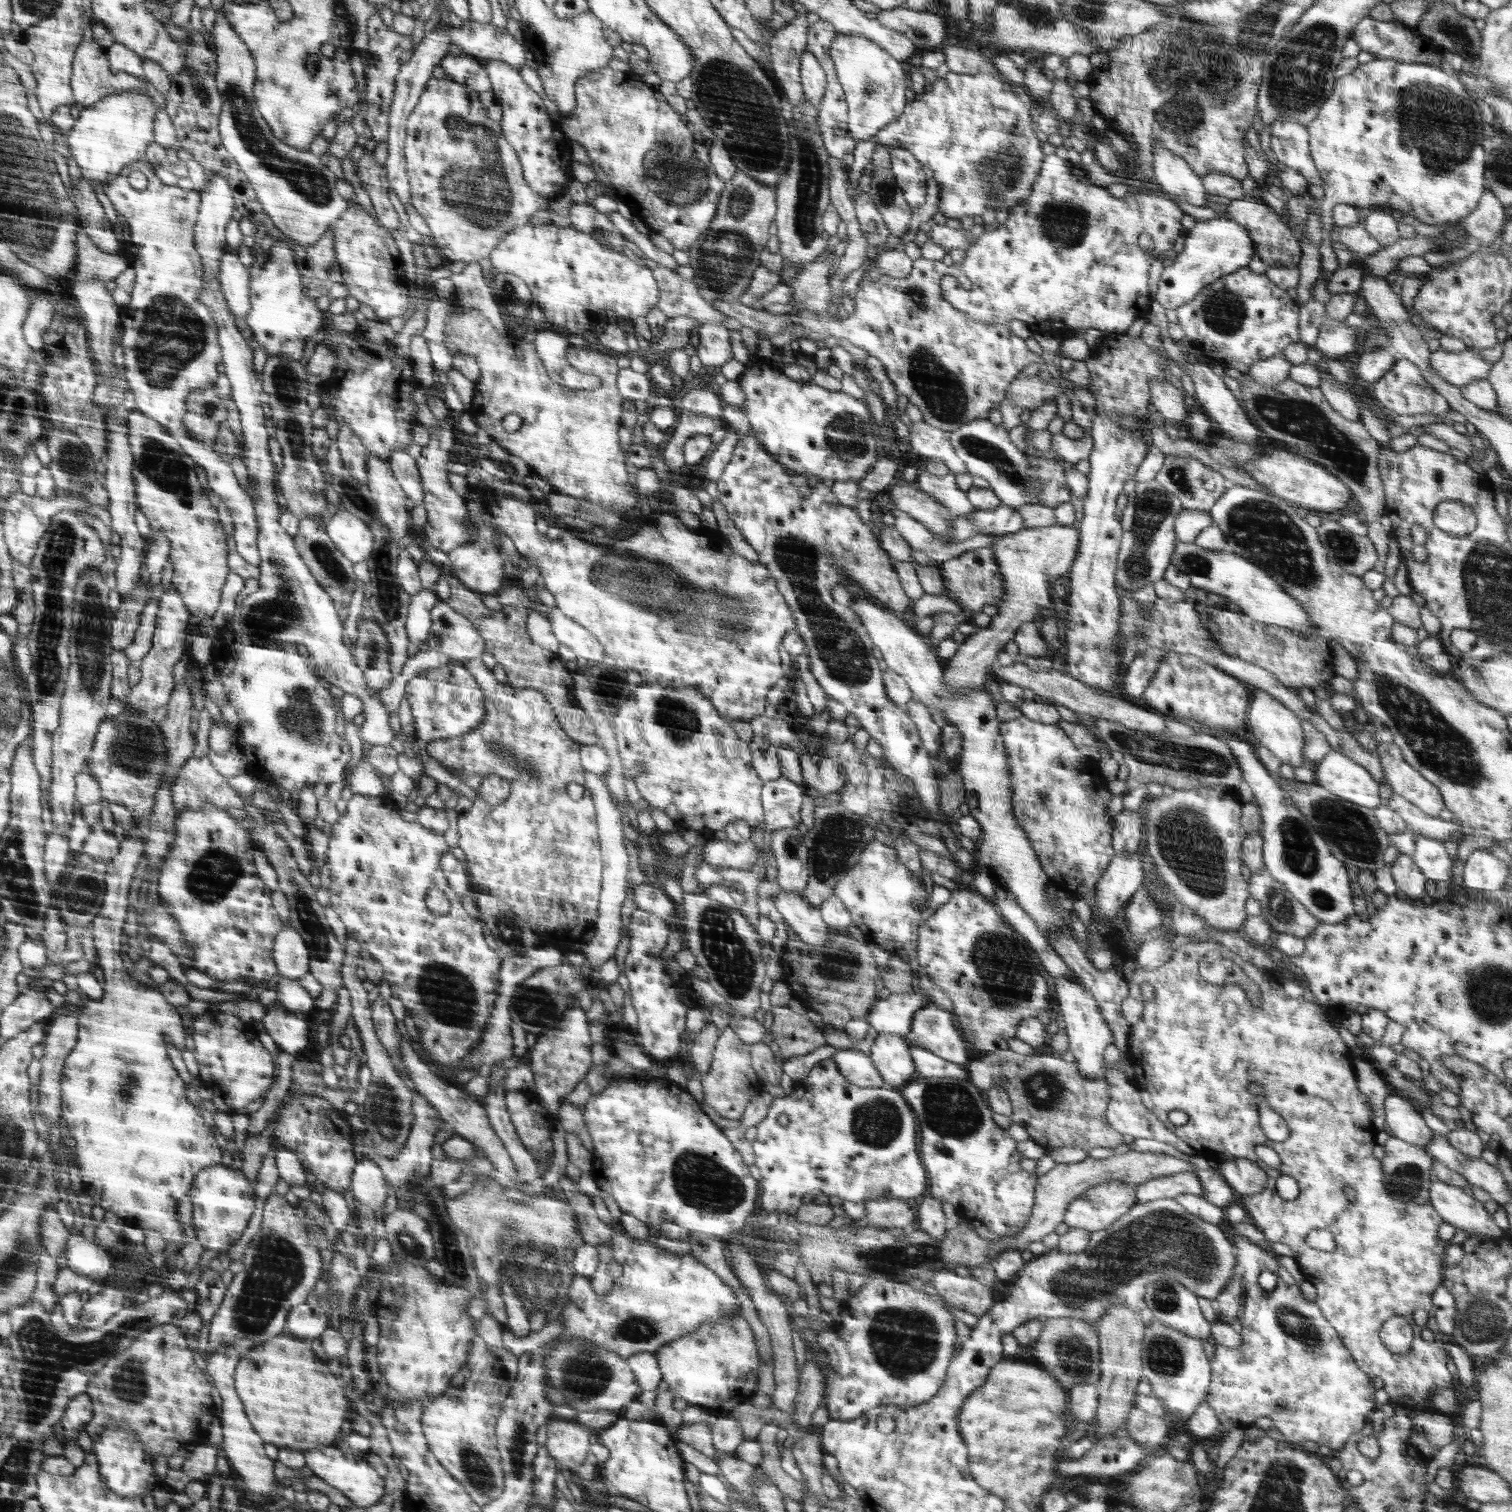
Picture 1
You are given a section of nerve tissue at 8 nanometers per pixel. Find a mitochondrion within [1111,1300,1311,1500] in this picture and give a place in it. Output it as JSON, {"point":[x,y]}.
{"point":[1165,1355]}

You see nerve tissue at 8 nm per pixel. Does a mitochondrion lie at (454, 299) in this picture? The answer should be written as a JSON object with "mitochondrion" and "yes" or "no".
{"mitochondrion":"no"}

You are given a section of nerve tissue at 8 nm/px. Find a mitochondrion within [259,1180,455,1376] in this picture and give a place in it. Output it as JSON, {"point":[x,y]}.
{"point":[408,1243]}

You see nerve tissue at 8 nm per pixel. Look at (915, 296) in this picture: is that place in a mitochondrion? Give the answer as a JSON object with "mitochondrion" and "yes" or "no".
{"mitochondrion":"yes"}

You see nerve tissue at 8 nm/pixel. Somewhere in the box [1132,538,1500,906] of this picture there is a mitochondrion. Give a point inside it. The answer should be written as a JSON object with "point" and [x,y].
{"point":[1439,746]}

